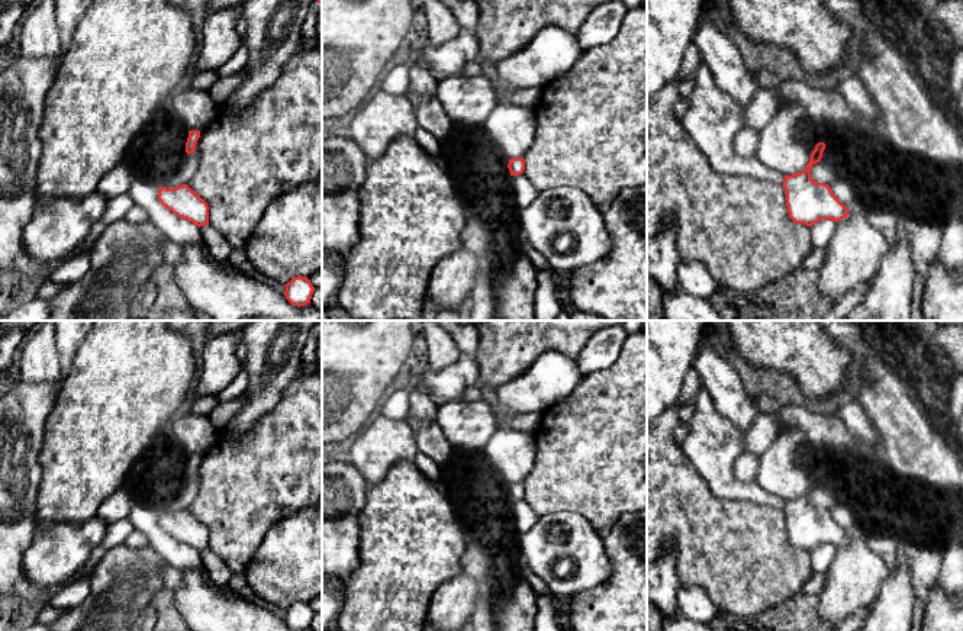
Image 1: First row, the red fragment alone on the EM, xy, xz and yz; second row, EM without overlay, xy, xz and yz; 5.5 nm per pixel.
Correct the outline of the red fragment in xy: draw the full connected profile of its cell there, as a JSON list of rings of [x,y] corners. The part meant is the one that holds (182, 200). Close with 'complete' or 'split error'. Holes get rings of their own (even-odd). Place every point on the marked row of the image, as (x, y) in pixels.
[[[181,184],[173,189],[160,186],[158,200],[174,215],[193,222],[199,228],[209,225],[207,203],[187,184]]] | complete

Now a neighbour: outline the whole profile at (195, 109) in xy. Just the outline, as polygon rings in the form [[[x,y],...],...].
[[[187,87],[174,96],[170,116],[187,131],[202,131],[216,117],[219,109],[209,90]]]

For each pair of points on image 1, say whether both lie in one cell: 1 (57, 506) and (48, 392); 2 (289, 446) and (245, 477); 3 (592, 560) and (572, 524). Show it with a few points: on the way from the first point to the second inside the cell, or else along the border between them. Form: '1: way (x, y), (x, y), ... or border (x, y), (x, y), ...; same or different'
1: border (63, 382), (47, 419), (41, 447); different
2: way (279, 456), (255, 477); same
3: way (586, 551), (573, 533); same

